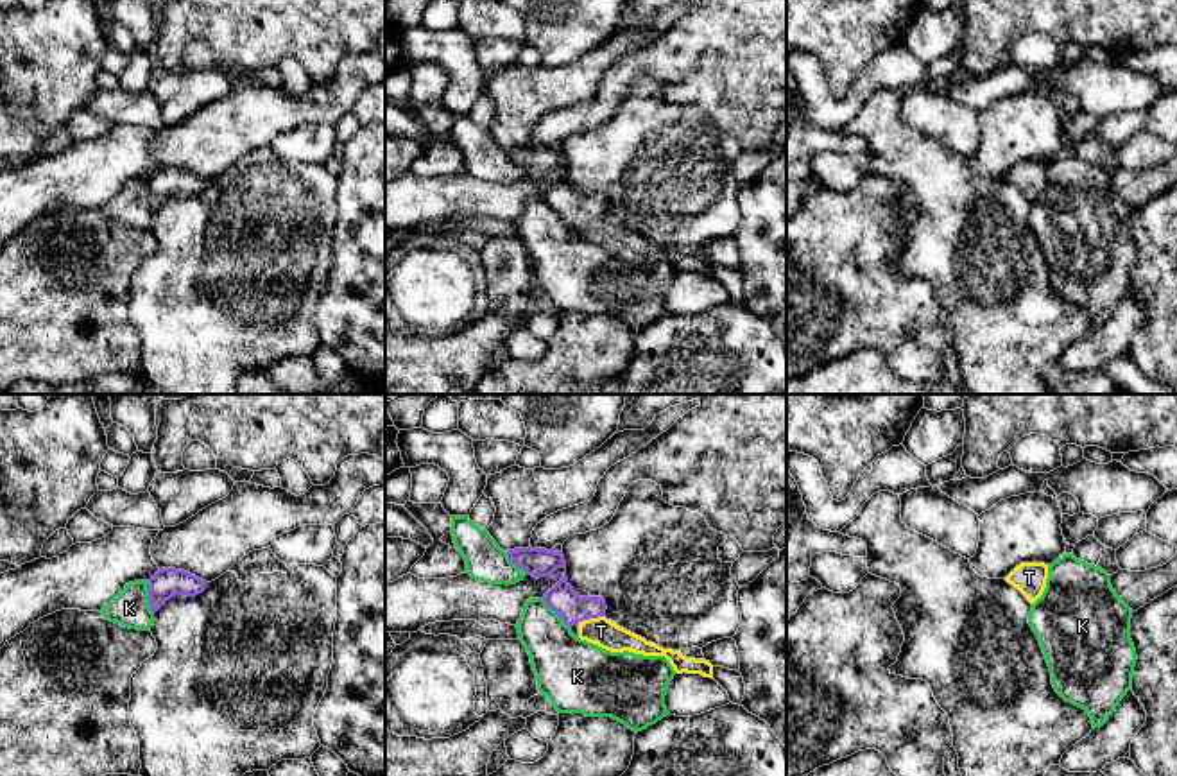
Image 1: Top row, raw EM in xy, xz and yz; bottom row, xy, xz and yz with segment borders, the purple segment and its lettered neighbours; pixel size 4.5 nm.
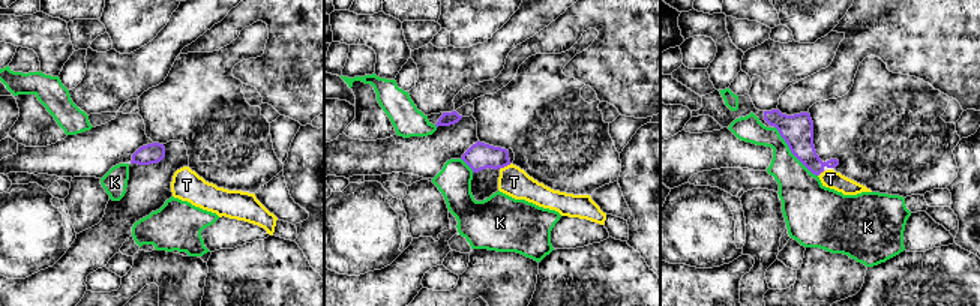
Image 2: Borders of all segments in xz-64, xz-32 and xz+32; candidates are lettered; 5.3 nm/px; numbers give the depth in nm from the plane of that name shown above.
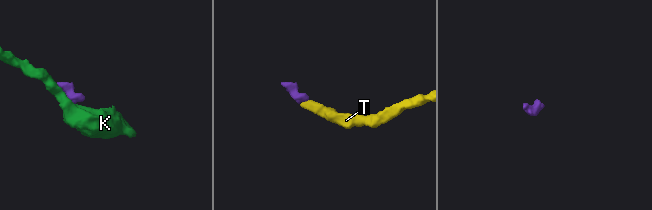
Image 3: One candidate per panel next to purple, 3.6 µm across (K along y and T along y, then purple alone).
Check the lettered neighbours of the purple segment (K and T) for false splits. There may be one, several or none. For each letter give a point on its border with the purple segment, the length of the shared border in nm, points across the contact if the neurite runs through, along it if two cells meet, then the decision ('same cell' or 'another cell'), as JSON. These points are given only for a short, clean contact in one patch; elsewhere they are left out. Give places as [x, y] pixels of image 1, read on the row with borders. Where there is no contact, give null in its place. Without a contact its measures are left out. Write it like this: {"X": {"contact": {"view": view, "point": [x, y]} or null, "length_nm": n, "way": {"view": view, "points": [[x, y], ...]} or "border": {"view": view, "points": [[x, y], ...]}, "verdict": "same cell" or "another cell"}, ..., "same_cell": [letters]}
{"K": {"contact": {"view": "xy", "point": [149, 597]}, "length_nm": 150, "border": {"view": "xy", "points": [[147, 581], [147, 603], [153, 613]]}, "verdict": "another cell"}, "T": {"contact": {"view": "xz", "point": [593, 617]}, "length_nm": 90, "way": {"view": "xz", "points": [[561, 597], [593, 617], [601, 631]]}, "verdict": "same cell"}, "same_cell": ["T"]}

